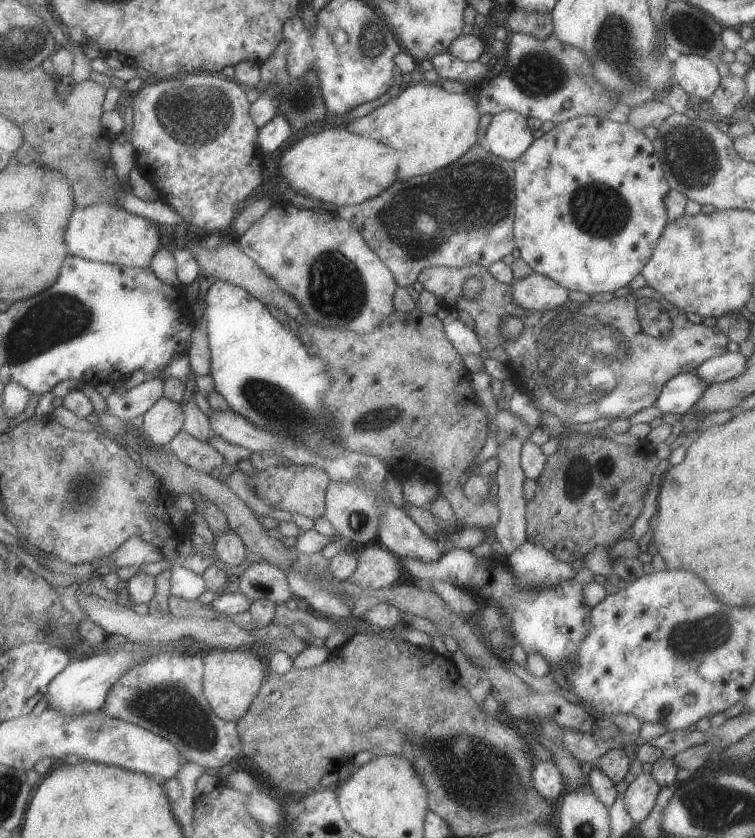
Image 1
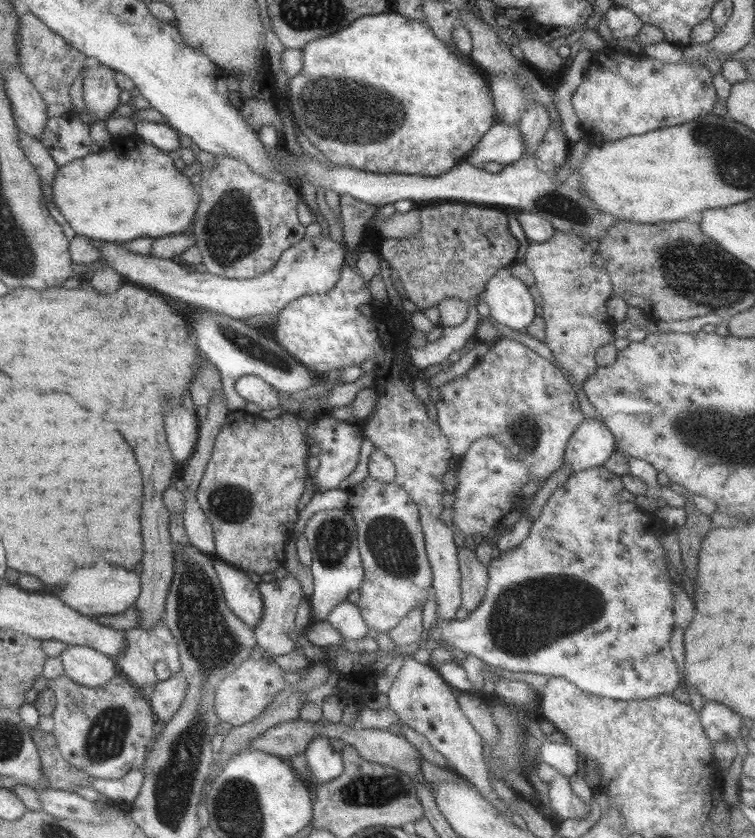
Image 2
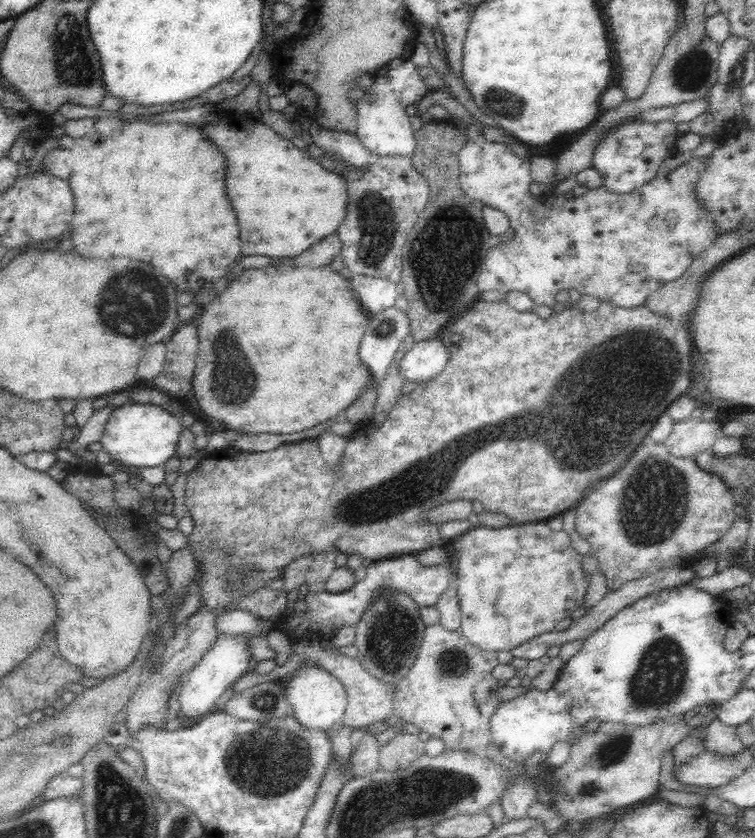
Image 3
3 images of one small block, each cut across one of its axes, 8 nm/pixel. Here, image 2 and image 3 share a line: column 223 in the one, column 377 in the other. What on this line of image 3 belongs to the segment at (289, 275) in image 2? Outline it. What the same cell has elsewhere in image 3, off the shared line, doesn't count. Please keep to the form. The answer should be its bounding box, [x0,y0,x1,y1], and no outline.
[349,275,400,315]

